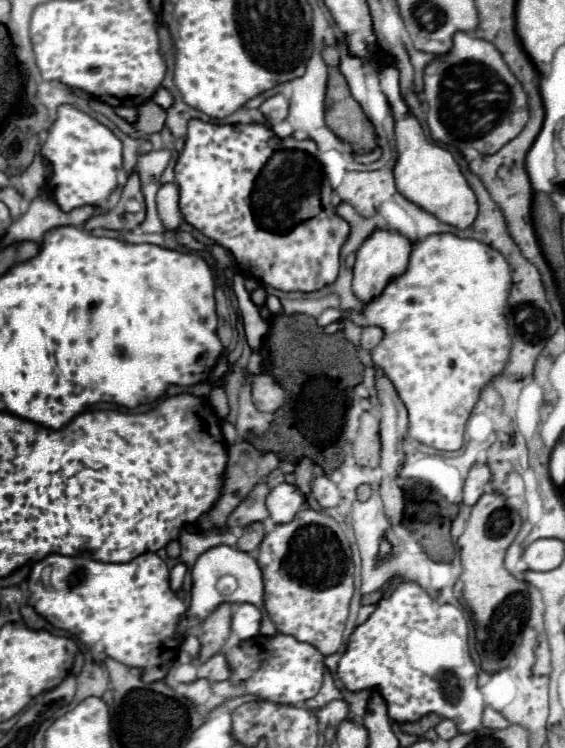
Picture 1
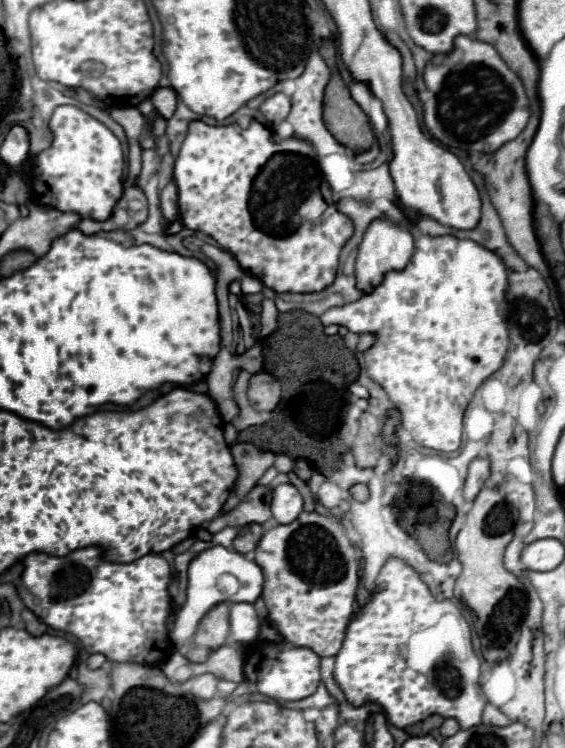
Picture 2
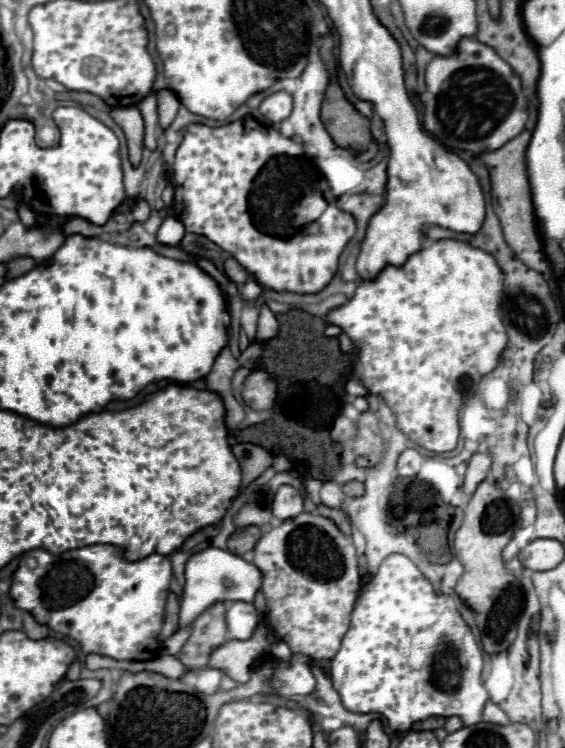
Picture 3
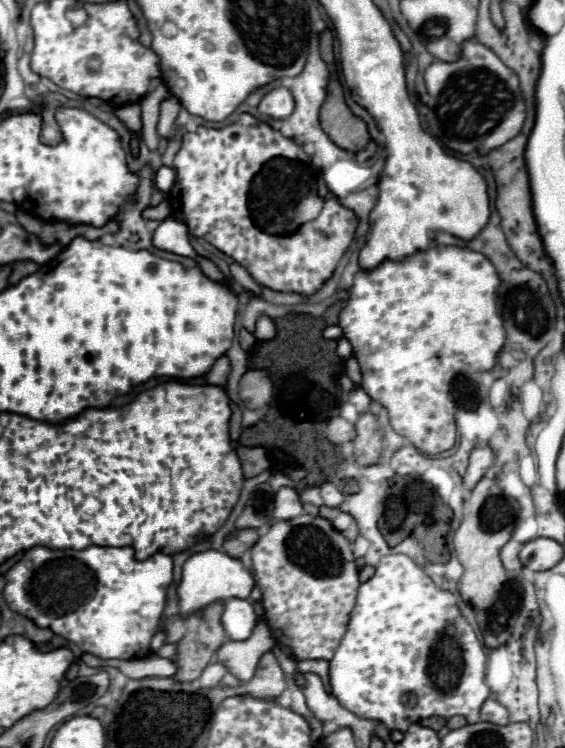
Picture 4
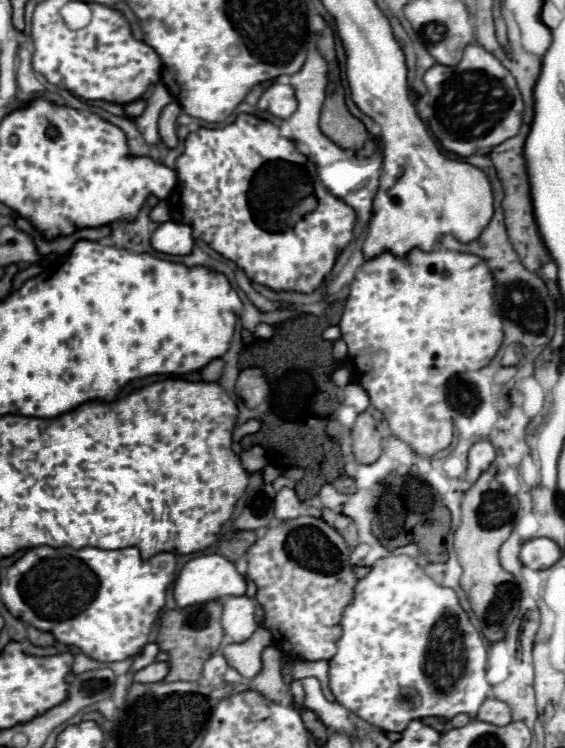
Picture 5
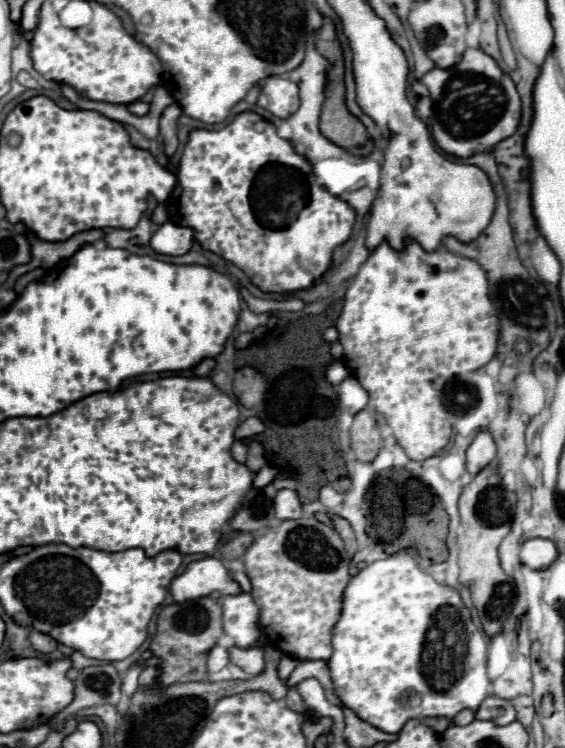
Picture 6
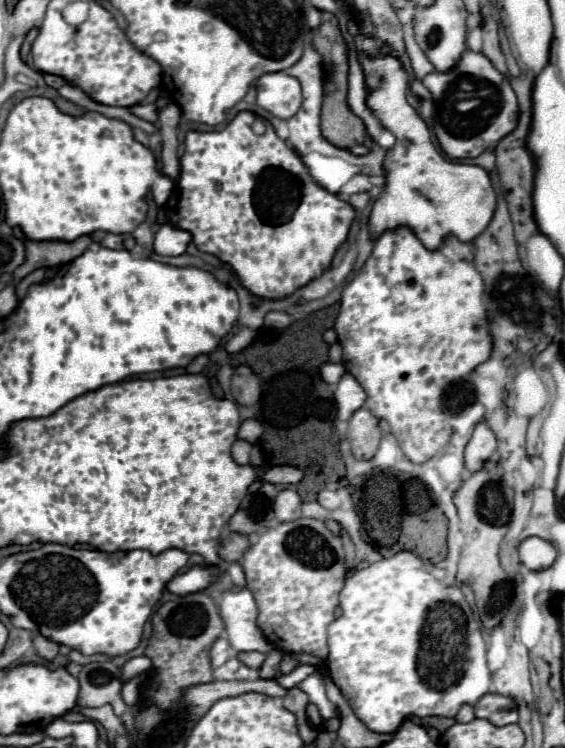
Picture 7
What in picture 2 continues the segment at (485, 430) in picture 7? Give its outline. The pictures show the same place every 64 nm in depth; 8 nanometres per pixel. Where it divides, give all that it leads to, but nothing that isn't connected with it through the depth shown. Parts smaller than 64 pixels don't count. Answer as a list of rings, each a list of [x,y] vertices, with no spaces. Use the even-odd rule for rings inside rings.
[[[480,458],[472,460],[472,464],[468,468],[468,478],[464,484],[464,498],[468,502],[472,502],[478,496],[480,488],[484,488],[484,484],[486,484],[488,476],[490,476],[490,462],[480,460]]]

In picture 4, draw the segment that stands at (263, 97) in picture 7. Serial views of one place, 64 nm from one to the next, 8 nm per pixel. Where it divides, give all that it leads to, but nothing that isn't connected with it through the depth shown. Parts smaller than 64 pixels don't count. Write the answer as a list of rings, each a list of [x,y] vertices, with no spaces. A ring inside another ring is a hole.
[[[276,88],[268,92],[262,102],[258,104],[258,112],[274,118],[274,120],[284,120],[292,114],[294,110],[294,98],[286,88]]]

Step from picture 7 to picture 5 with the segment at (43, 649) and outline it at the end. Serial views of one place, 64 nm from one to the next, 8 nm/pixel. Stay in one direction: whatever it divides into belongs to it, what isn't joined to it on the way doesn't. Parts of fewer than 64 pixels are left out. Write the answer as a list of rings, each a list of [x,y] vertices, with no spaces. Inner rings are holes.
[[[28,626],[28,640],[36,646],[52,646],[54,644],[54,636],[50,632],[40,632],[32,626]]]

